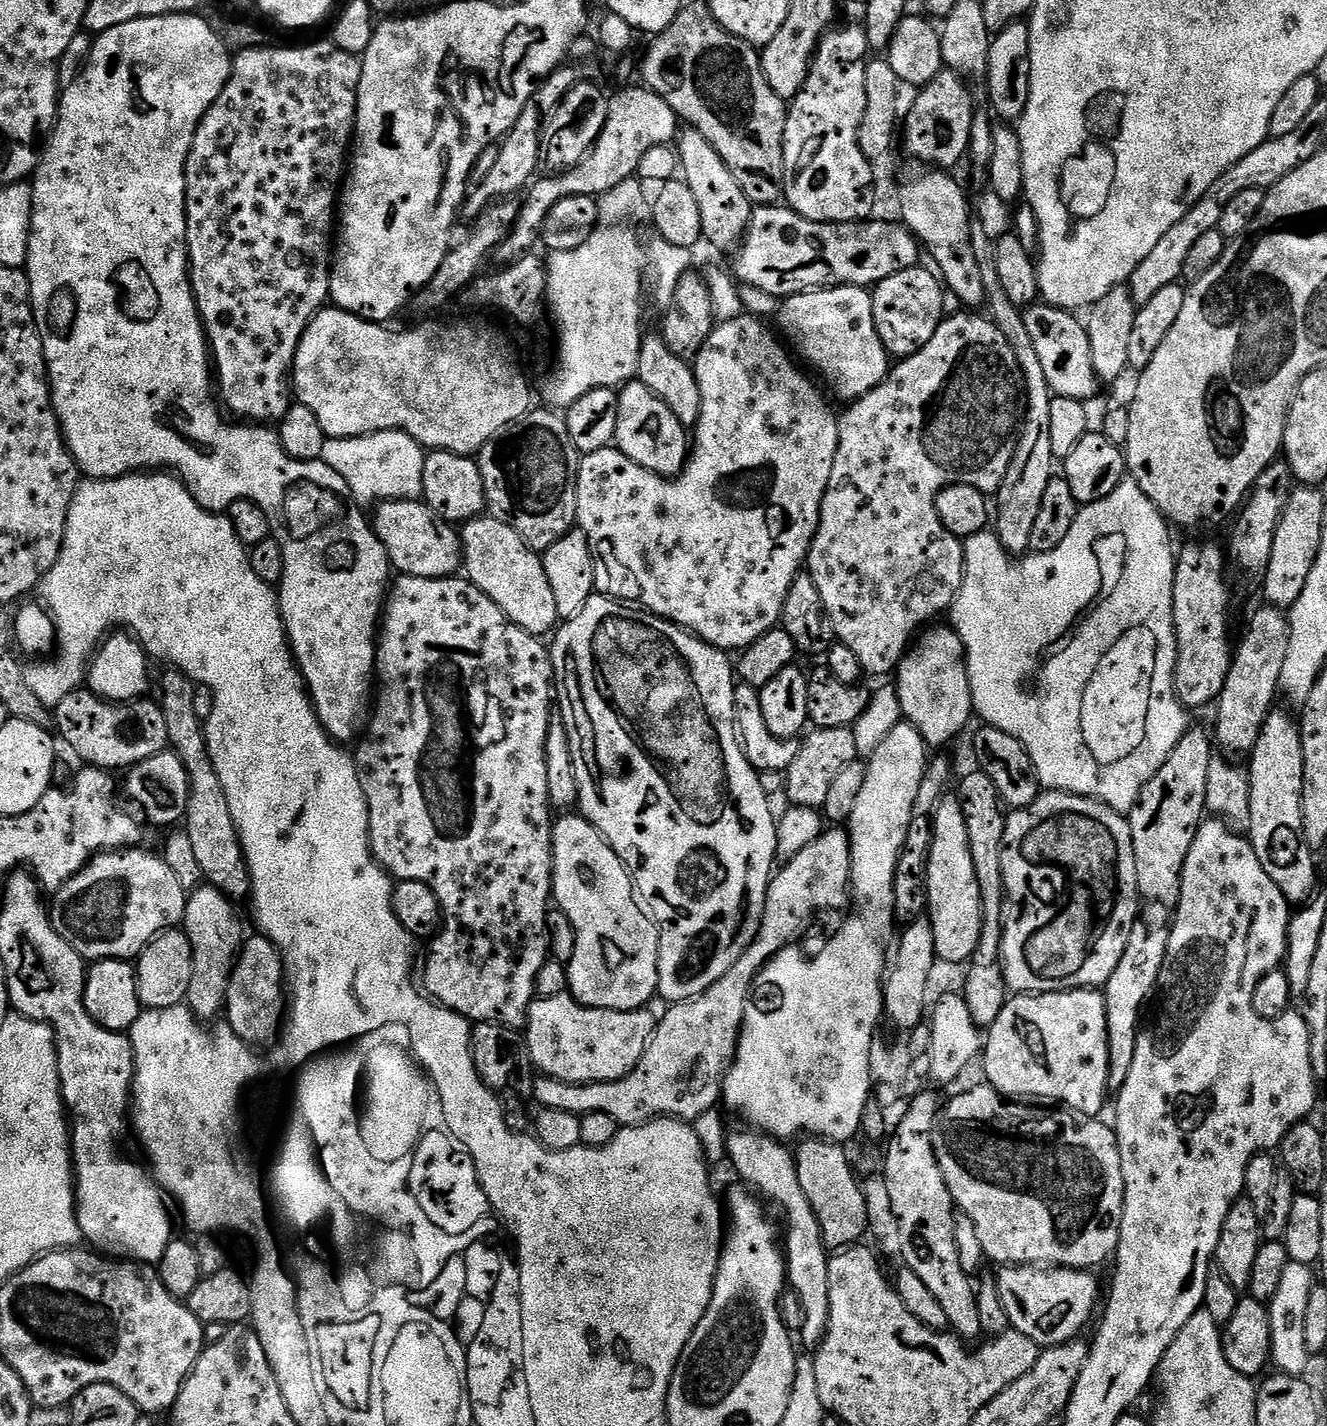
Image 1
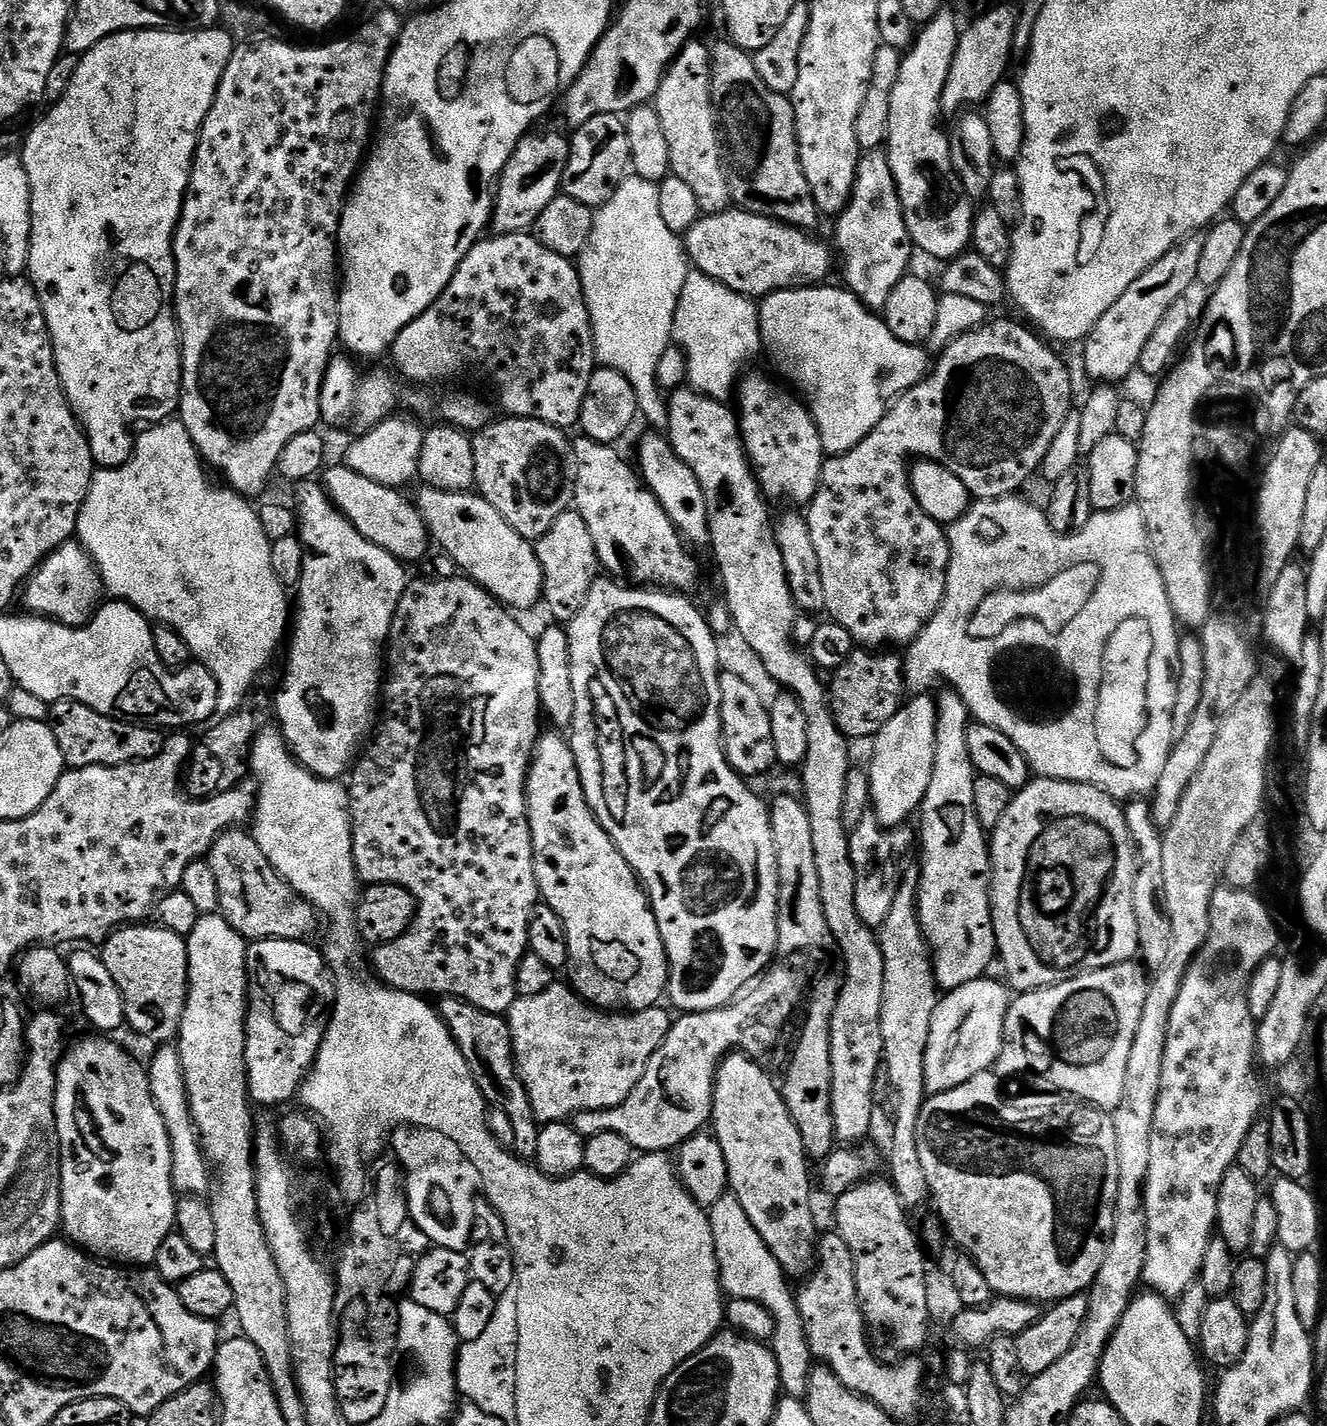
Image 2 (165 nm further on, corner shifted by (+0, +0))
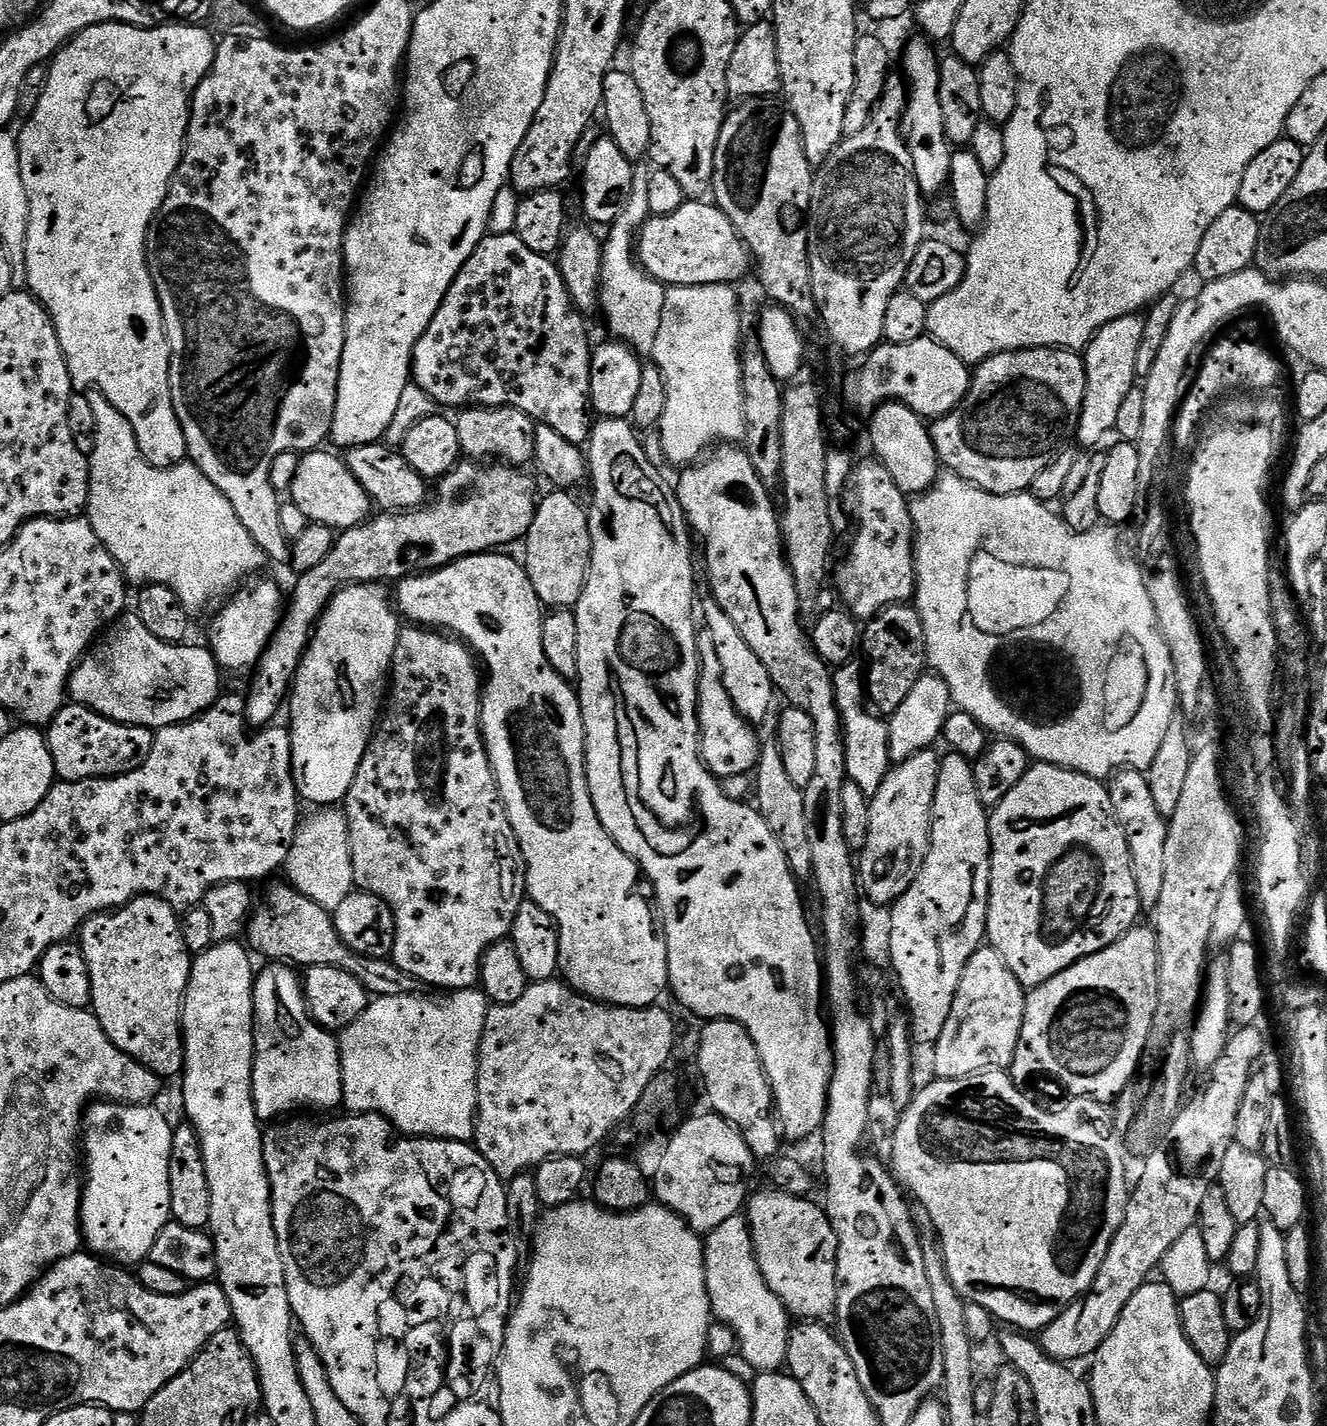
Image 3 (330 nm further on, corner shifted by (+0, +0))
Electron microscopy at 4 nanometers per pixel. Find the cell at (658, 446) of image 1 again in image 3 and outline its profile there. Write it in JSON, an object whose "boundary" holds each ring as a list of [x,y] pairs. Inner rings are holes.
{"boundary":[[[709,602],[702,612],[702,620],[706,623],[706,631],[714,642],[714,650],[718,654],[718,663],[722,666],[722,682],[726,682],[726,690],[732,695],[736,707],[748,717],[749,724],[760,726],[772,708],[772,696],[777,695],[766,666],[762,666],[762,658],[750,650],[750,642],[742,638],[742,630],[734,626],[730,614],[726,614],[715,602]]]}

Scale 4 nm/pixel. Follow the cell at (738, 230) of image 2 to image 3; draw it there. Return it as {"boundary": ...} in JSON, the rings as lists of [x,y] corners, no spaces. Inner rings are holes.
{"boundary":[[[685,202],[680,209],[665,216],[653,215],[638,232],[638,260],[649,276],[665,286],[739,285],[739,280],[754,268],[752,253],[734,222],[712,202]]]}

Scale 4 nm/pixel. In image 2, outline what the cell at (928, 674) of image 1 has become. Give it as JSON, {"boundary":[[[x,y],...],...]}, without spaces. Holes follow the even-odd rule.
{"boundary":[[[944,690],[935,701],[934,774],[918,809],[918,848],[924,851],[924,864],[919,865],[916,911],[930,949],[937,985],[951,990],[981,979],[997,955],[992,926],[992,858],[989,837],[974,810],[974,782],[978,773],[967,746],[968,707],[951,690]]]}

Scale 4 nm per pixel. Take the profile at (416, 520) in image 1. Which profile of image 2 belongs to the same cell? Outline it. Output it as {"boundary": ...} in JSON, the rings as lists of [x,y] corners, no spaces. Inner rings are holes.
{"boundary":[[[344,462],[323,469],[322,487],[336,509],[356,527],[358,534],[374,542],[374,546],[386,550],[401,562],[420,560],[427,554],[430,545],[428,527],[415,503],[409,497],[407,500],[403,491],[387,488],[370,478],[362,478],[362,474]]]}

